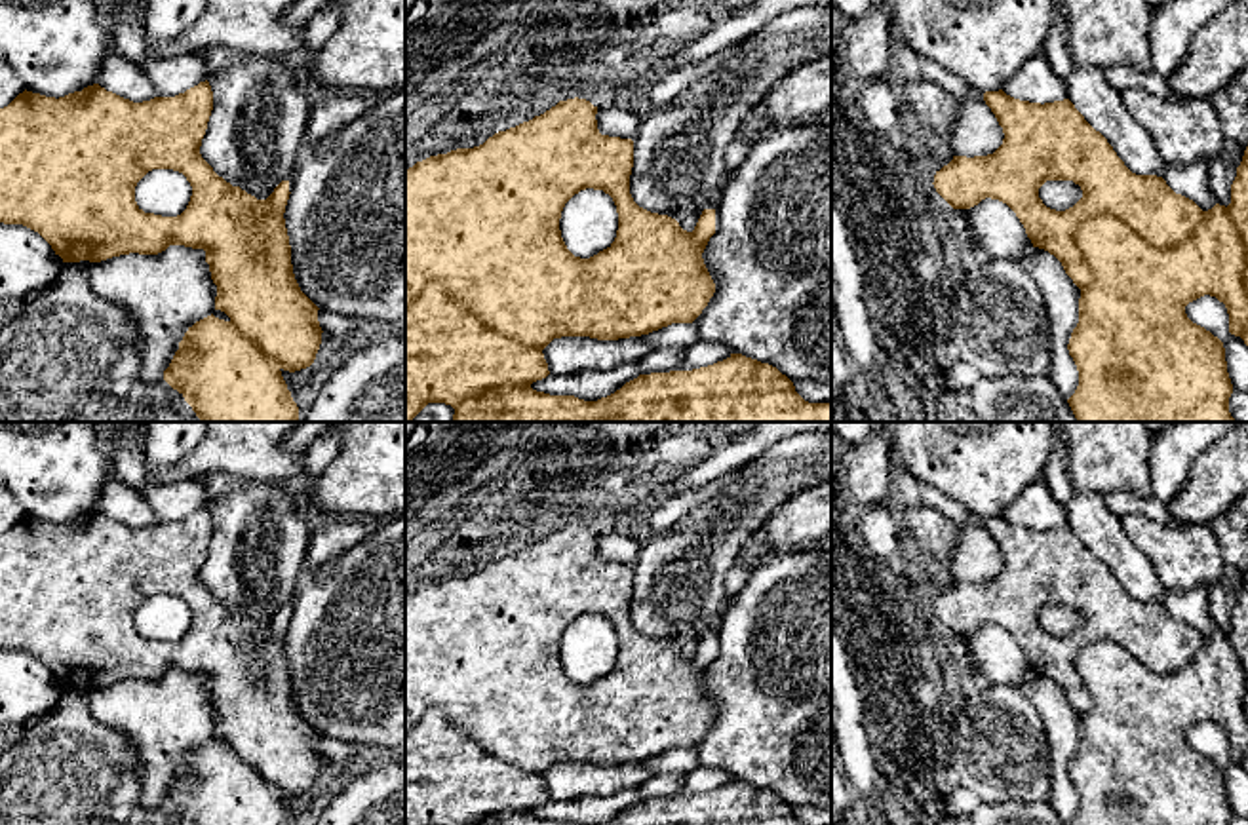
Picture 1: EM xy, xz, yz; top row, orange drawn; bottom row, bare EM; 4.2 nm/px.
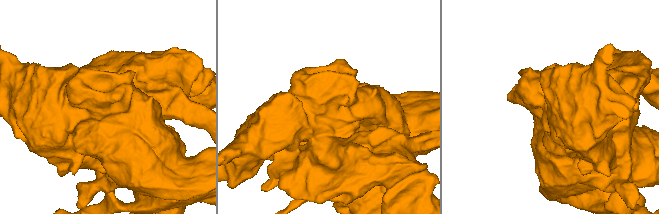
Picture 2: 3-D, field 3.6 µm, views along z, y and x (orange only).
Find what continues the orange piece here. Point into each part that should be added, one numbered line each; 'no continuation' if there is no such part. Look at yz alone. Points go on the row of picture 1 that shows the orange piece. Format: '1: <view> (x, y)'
no continuation

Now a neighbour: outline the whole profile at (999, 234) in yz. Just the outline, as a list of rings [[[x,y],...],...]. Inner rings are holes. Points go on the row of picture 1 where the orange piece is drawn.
[[[985,198],[963,211],[976,238],[976,245],[972,247],[976,255],[985,259],[1014,259],[1020,262],[1031,251],[1033,243],[1024,224],[1006,203]]]

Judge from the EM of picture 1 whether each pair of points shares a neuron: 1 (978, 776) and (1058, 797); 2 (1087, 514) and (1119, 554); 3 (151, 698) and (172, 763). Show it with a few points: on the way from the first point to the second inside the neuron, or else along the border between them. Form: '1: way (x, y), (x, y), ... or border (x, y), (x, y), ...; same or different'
1: border (1051, 749), (1051, 797), (1047, 801); different
2: way (1094, 523), (1111, 544); same
3: way (155, 713), (162, 721), (162, 748); same

